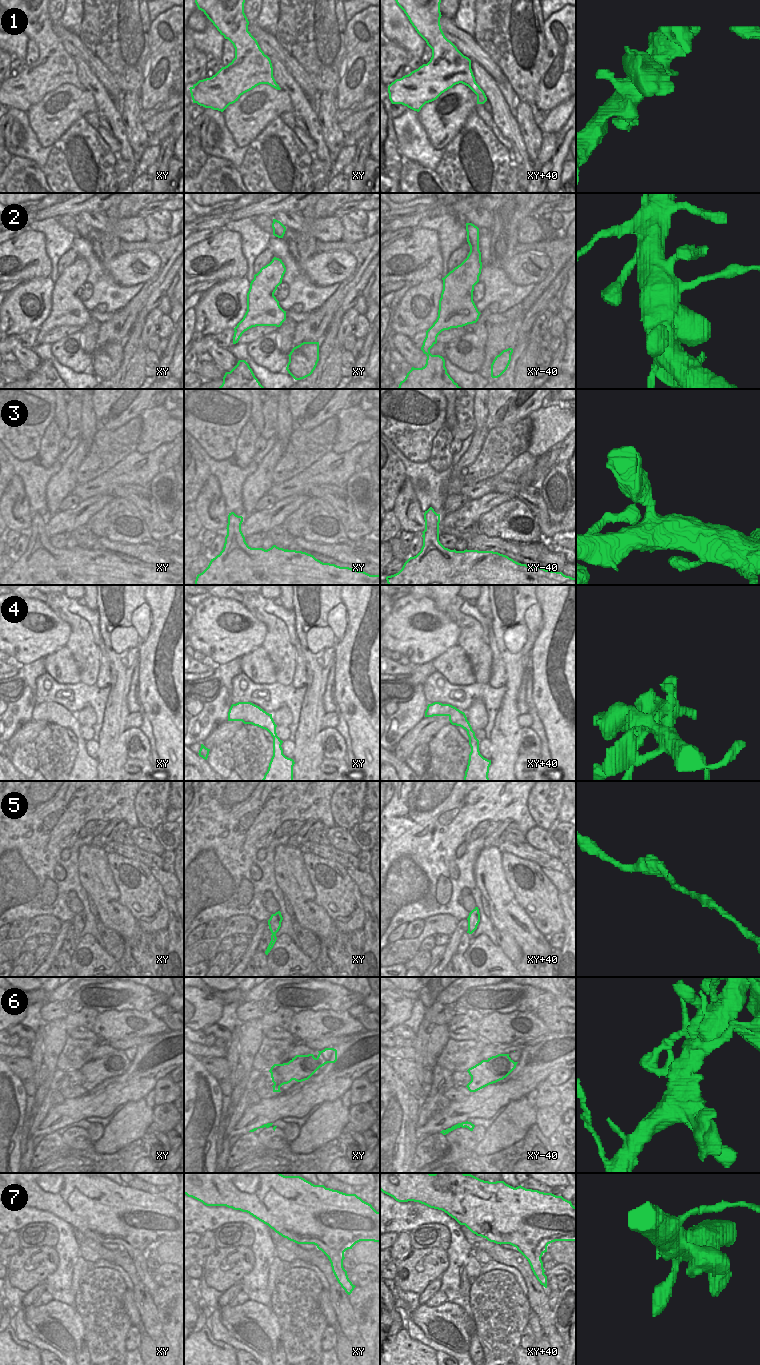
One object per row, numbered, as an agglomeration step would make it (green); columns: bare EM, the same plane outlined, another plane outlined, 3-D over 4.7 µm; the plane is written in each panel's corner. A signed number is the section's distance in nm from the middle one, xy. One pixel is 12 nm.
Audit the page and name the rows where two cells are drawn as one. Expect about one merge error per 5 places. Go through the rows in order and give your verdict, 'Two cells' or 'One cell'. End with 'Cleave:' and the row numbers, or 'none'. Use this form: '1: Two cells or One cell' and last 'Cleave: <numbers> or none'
1: One cell
2: One cell
3: One cell
4: One cell
5: One cell
6: One cell
7: One cell
Cleave: none.

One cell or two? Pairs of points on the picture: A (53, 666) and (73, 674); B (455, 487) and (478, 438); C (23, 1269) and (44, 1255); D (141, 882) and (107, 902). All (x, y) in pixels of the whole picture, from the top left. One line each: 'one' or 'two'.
A: one
B: one
C: one
D: two

